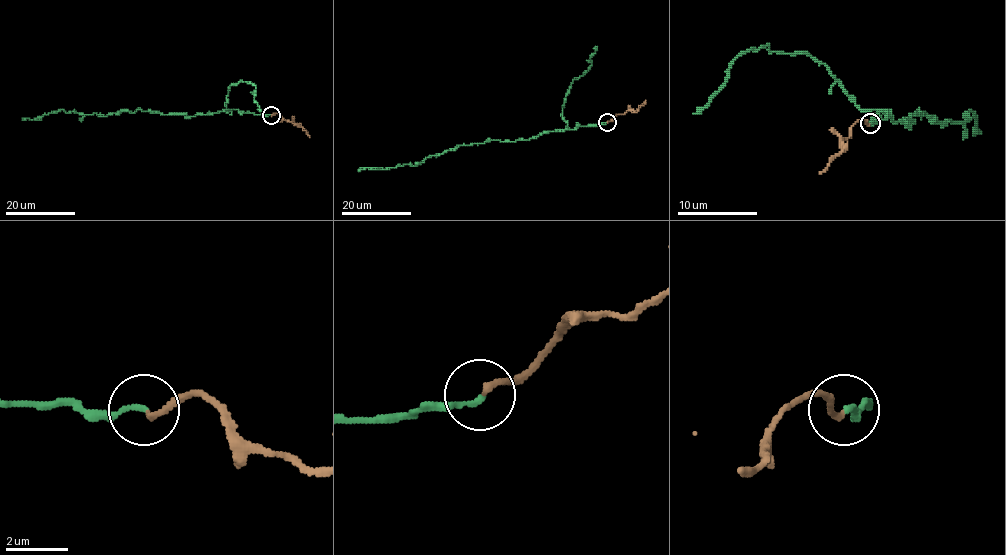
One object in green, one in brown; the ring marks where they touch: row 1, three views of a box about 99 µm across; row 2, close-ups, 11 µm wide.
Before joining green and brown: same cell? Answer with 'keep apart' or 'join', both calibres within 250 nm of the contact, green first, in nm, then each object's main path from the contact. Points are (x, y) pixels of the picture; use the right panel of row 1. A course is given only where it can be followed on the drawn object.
join; calibres 180 and 190 nm; course green (869, 124), (885, 110), (909, 130), (919, 110), (943, 126), (973, 112), (981, 134); course brown (869, 124), (859, 120), (841, 142), (843, 146), (819, 174)

